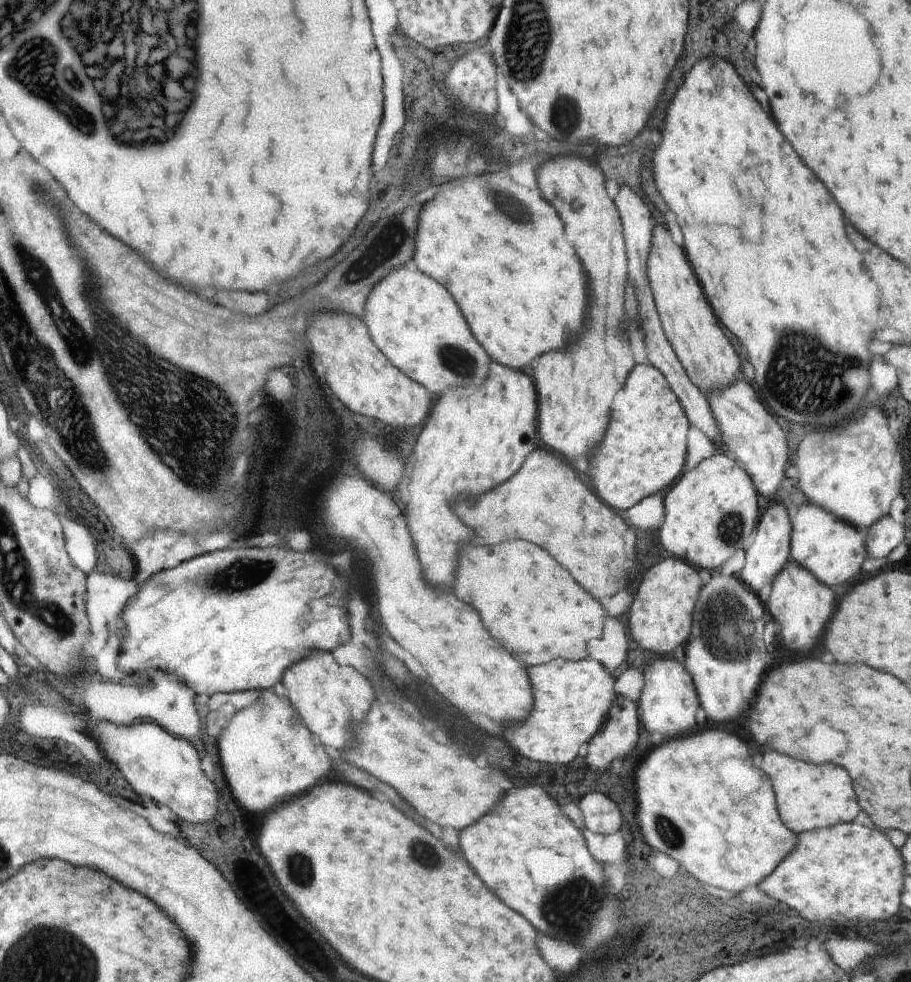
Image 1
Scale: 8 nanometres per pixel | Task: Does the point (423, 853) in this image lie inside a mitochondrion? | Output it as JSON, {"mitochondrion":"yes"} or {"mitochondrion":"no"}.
{"mitochondrion":"yes"}

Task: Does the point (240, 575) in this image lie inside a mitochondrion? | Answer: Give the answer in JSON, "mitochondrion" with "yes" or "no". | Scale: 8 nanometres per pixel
{"mitochondrion":"yes"}

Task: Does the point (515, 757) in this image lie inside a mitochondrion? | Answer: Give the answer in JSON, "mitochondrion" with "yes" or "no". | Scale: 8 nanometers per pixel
{"mitochondrion":"no"}

